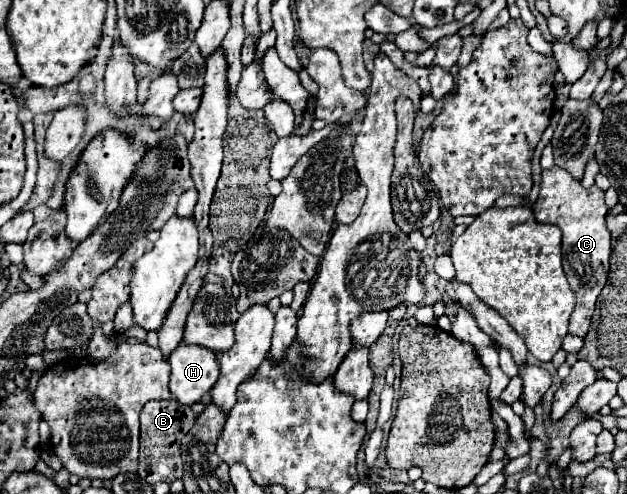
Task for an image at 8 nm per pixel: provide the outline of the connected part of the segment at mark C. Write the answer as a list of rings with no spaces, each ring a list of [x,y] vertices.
[[[553,166],[543,172],[541,192],[539,192],[537,202],[531,208],[537,222],[555,224],[563,232],[563,270],[577,298],[575,310],[569,320],[569,332],[585,338],[593,310],[595,310],[597,296],[603,290],[607,282],[607,272],[609,272],[611,234],[605,226],[607,206],[603,200],[603,192],[597,186],[591,186],[589,190],[583,188],[577,180],[571,178],[567,170]]]

